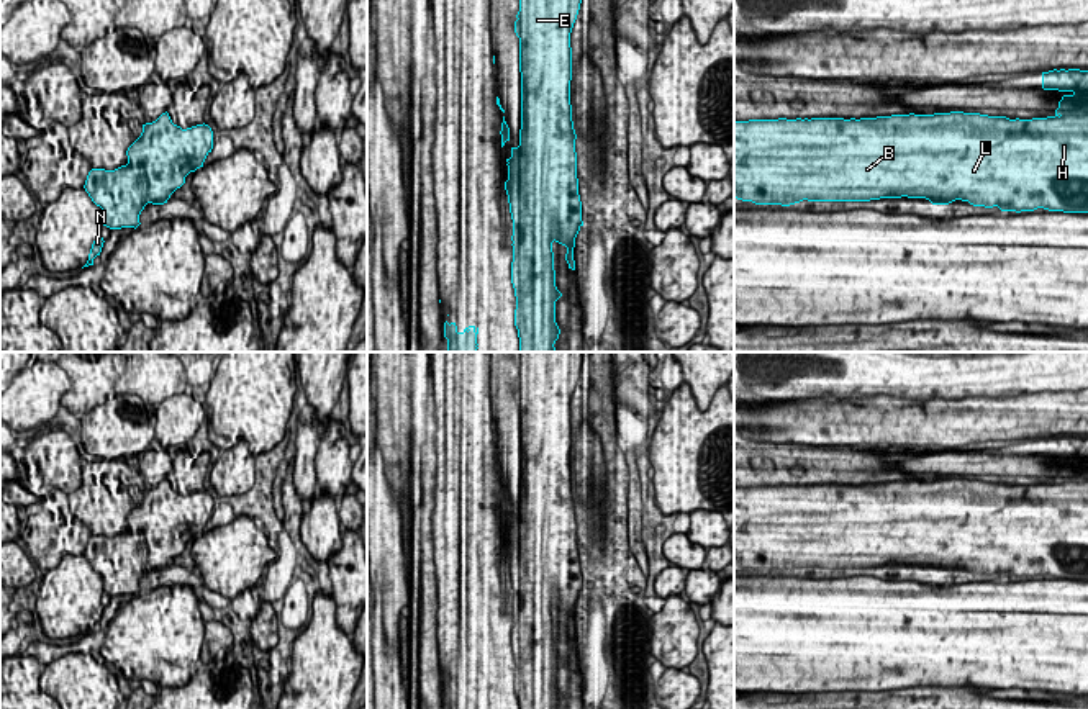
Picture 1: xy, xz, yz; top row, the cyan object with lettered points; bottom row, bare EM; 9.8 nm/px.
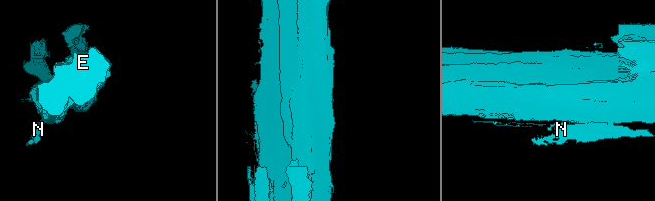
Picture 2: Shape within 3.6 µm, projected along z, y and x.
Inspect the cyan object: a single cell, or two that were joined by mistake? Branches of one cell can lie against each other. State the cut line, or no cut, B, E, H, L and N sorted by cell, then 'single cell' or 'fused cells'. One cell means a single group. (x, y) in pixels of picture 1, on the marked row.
cut in xz along (520, 146), (541, 231), (518, 336); B E H L / N; fused cells

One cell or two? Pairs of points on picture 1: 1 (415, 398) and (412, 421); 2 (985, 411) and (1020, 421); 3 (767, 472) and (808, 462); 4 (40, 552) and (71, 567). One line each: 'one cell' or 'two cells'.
1: one cell
2: one cell
3: one cell
4: two cells

